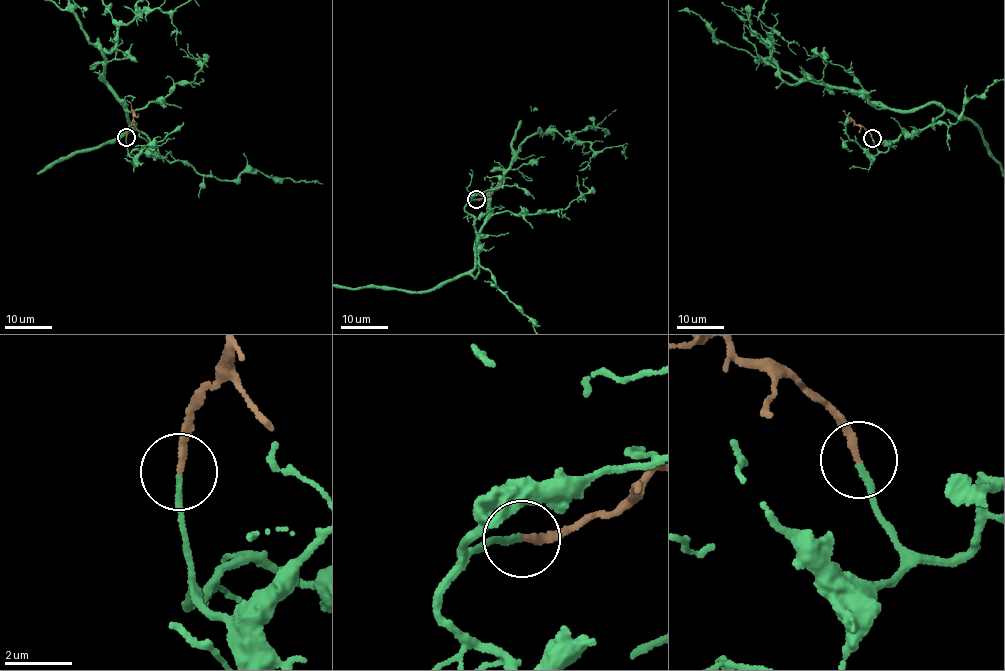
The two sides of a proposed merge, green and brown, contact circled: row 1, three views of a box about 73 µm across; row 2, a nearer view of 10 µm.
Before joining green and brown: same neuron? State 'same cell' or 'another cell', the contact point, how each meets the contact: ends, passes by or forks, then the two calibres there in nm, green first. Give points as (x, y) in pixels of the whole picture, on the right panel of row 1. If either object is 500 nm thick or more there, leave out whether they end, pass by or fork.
same cell; place (872, 138); green ends; brown ends; calibres 170 and 190 nm

